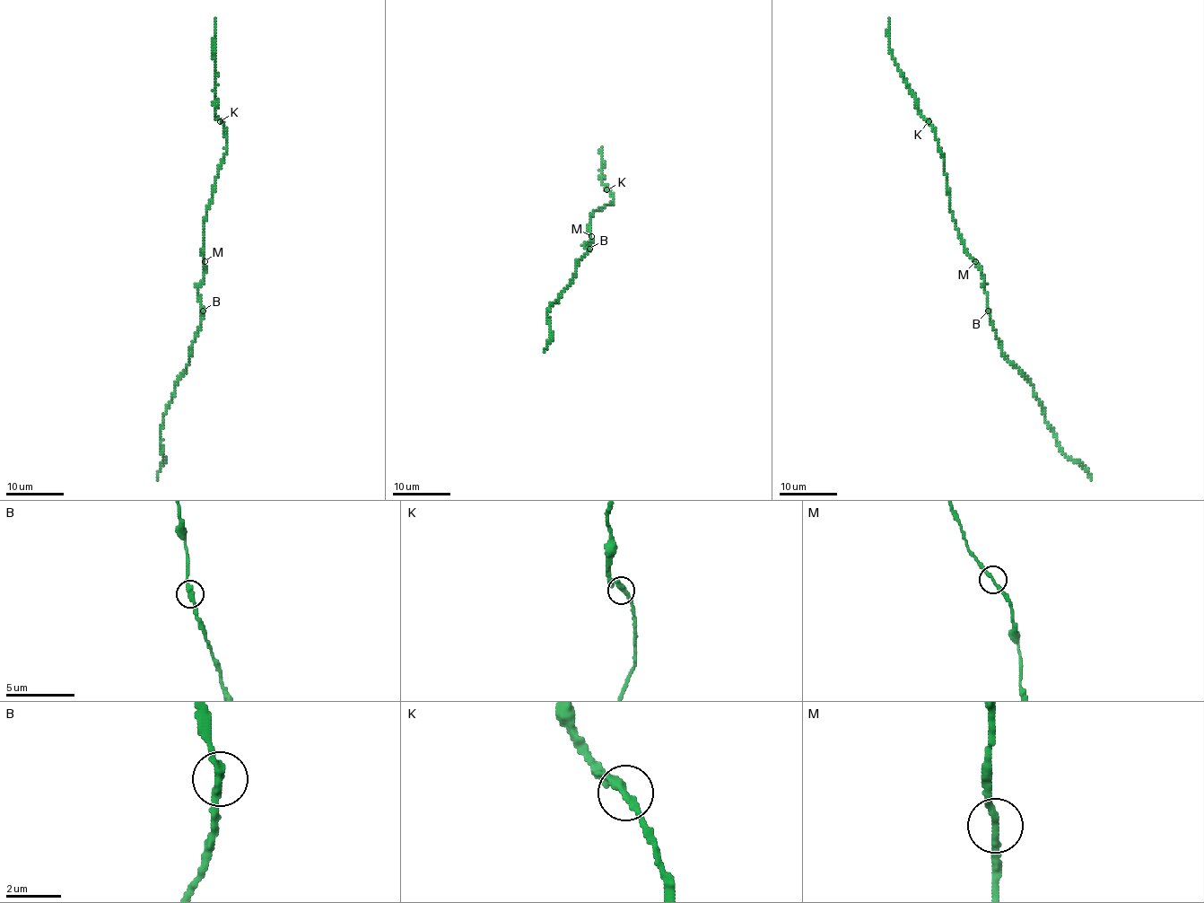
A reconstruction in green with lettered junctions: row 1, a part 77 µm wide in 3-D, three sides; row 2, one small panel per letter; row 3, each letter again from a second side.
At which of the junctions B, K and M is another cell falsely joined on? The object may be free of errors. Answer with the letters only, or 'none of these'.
none of these

